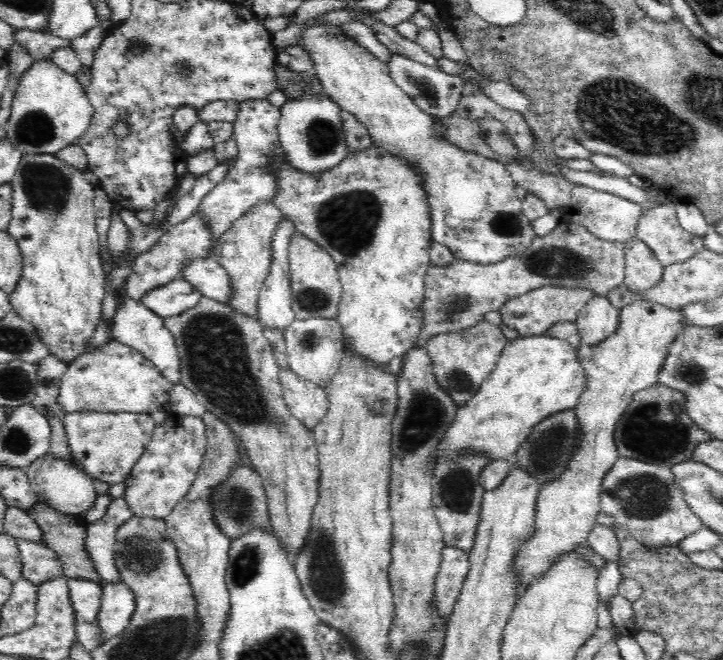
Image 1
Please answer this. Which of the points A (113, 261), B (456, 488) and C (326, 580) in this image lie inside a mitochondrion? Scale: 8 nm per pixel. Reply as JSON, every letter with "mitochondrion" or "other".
{"A":"other","B":"mitochondrion","C":"mitochondrion"}

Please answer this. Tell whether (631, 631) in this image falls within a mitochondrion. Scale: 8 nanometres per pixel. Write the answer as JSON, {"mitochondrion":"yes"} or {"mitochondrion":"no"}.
{"mitochondrion":"no"}

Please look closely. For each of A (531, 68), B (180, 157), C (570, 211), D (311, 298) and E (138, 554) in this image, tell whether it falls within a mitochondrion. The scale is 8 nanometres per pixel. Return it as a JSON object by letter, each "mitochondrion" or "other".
{"A":"other","B":"other","C":"other","D":"mitochondrion","E":"mitochondrion"}

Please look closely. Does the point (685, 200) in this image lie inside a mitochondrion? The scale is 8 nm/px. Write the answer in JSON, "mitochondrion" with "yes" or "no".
{"mitochondrion":"no"}

